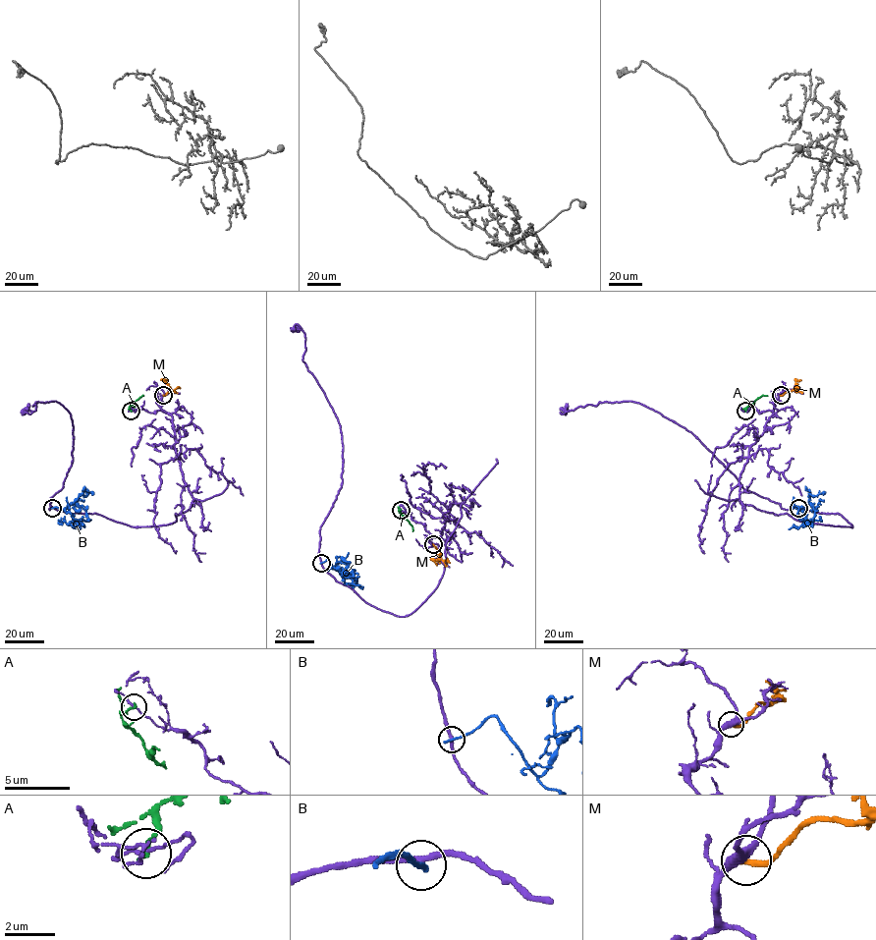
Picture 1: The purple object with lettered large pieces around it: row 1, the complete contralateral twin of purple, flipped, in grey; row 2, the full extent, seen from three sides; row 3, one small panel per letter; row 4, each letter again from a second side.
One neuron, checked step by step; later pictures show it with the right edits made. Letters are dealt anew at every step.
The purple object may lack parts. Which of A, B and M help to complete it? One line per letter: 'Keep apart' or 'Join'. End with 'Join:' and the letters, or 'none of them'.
A: Keep apart
B: Keep apart
M: Keep apart
Join: none of them

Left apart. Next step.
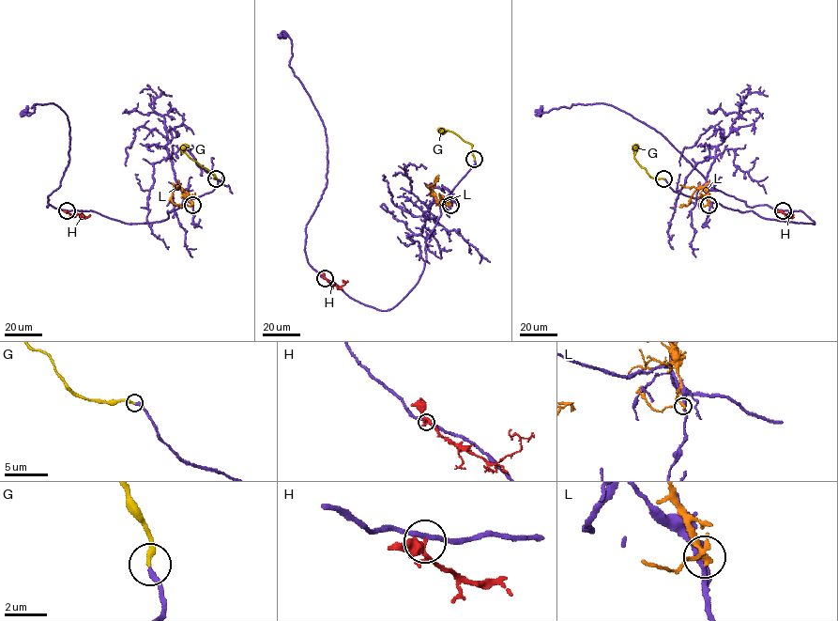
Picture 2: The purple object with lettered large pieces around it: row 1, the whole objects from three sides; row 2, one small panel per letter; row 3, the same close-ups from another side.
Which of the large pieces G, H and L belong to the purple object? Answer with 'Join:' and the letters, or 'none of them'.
Join: G

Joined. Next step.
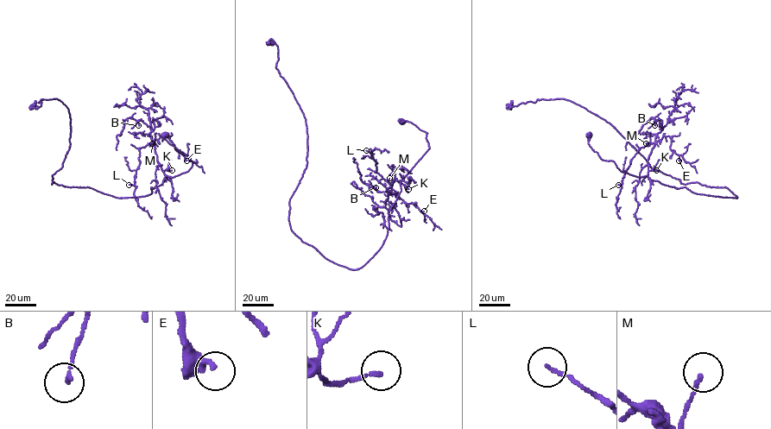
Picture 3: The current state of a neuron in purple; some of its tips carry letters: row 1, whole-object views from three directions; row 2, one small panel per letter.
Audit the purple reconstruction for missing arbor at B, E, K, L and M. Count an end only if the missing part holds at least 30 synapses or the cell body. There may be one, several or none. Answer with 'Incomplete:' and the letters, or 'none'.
Incomplete: E

